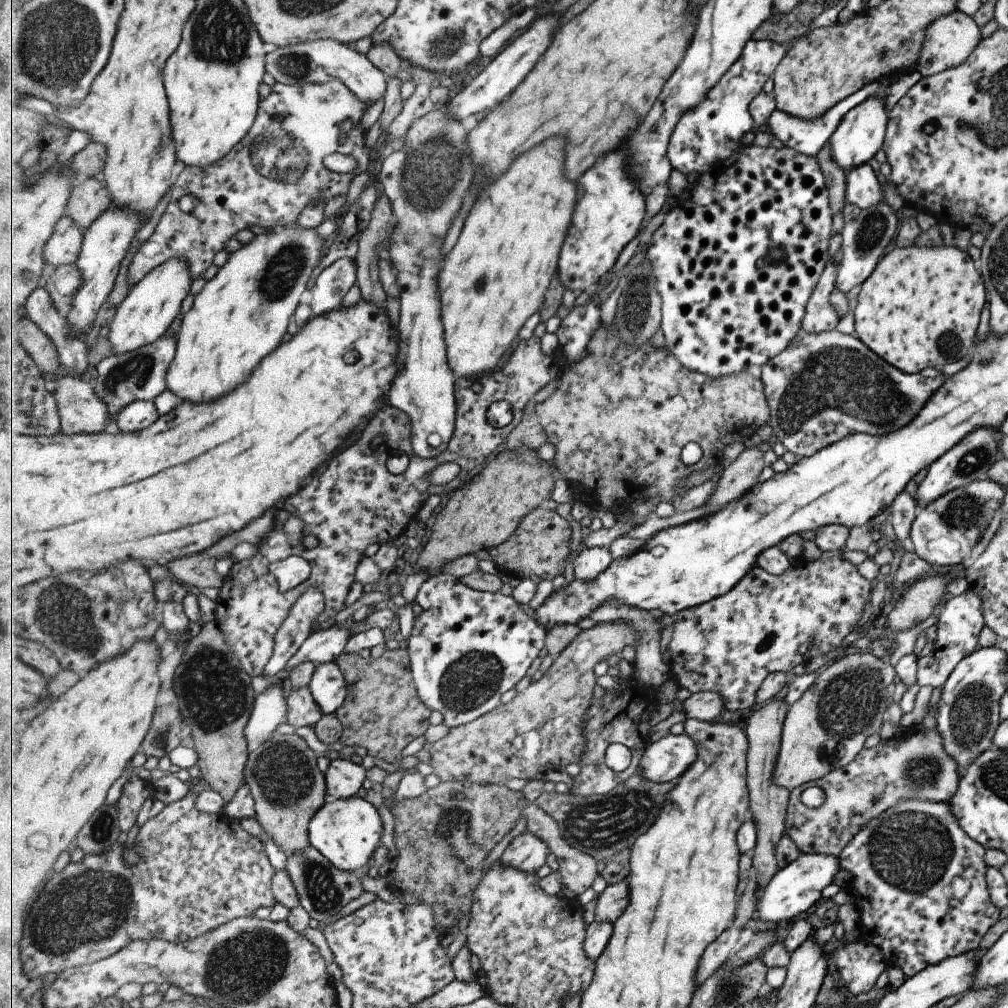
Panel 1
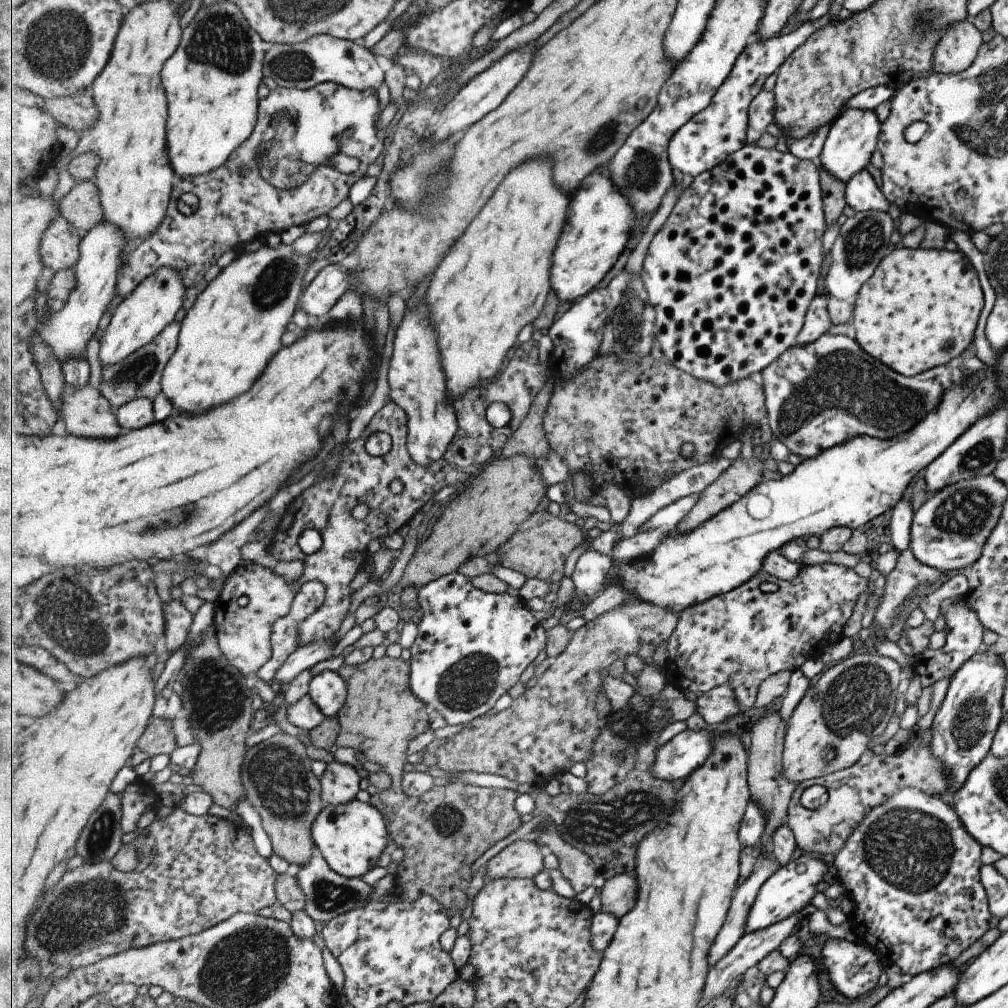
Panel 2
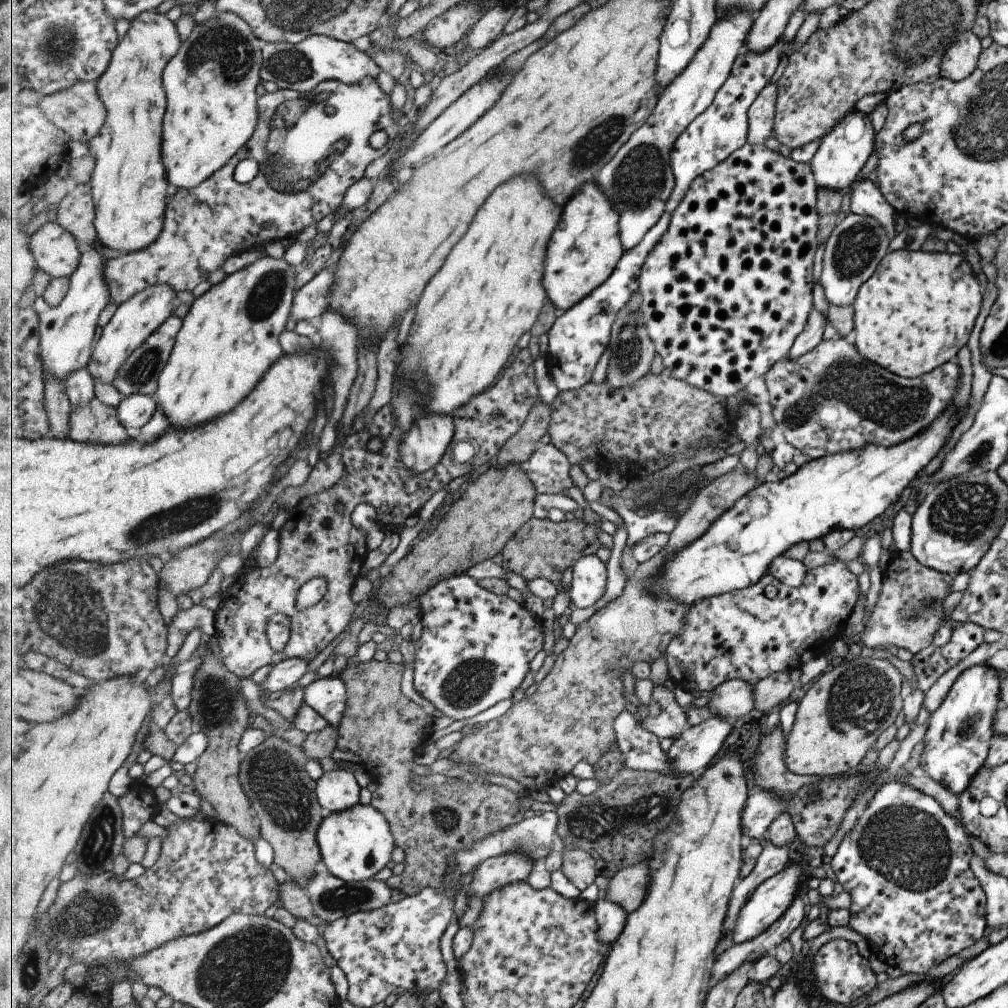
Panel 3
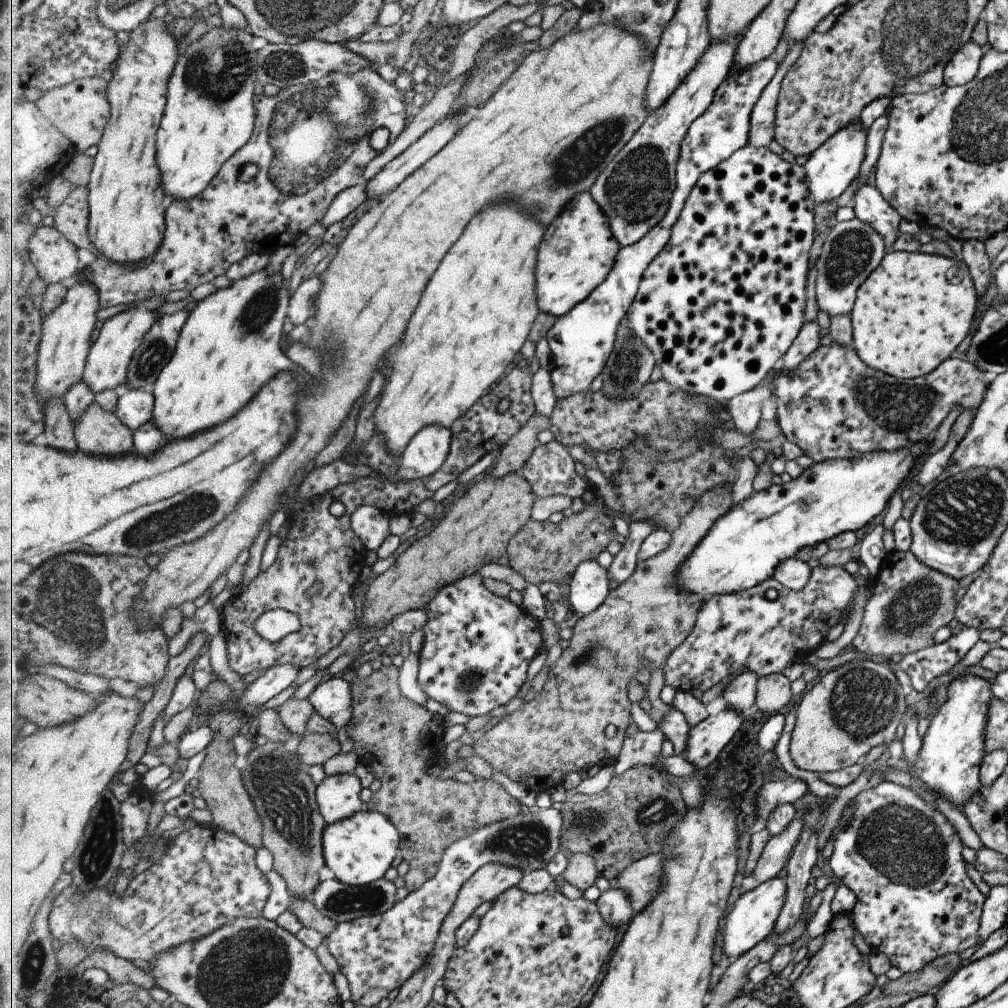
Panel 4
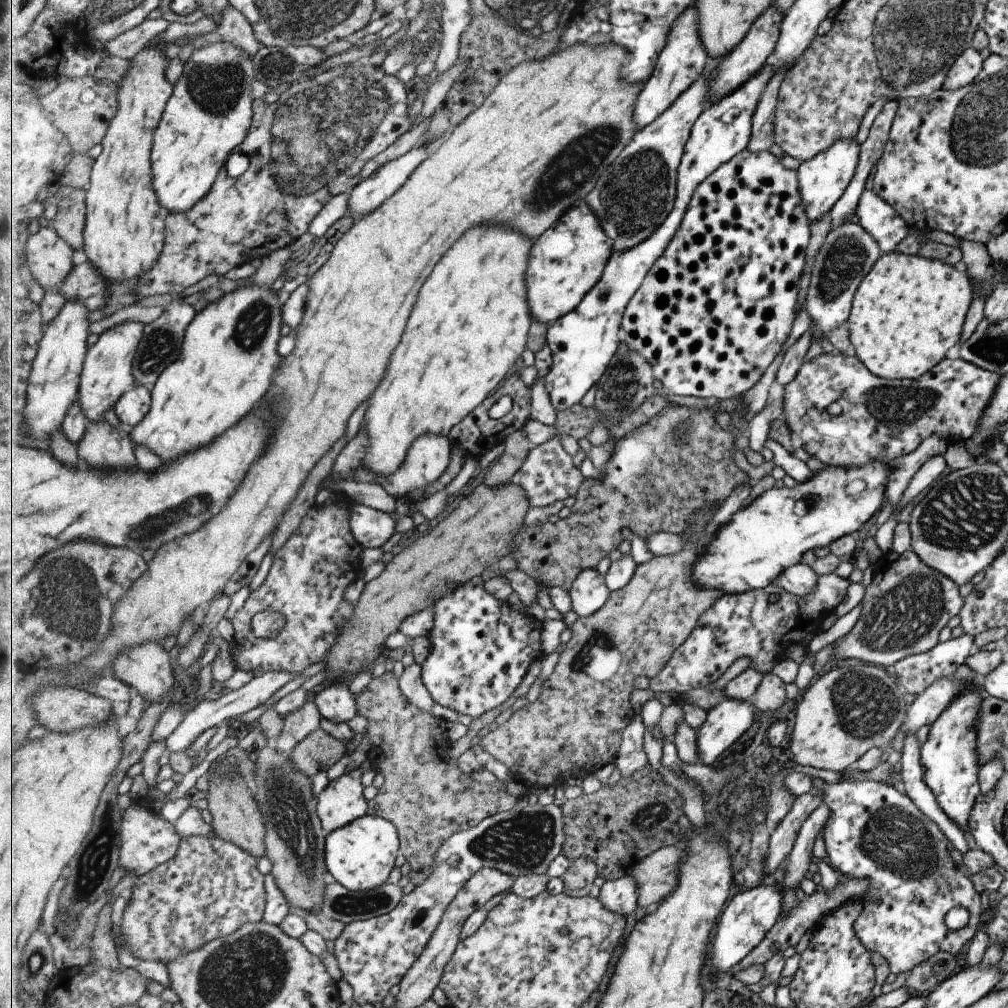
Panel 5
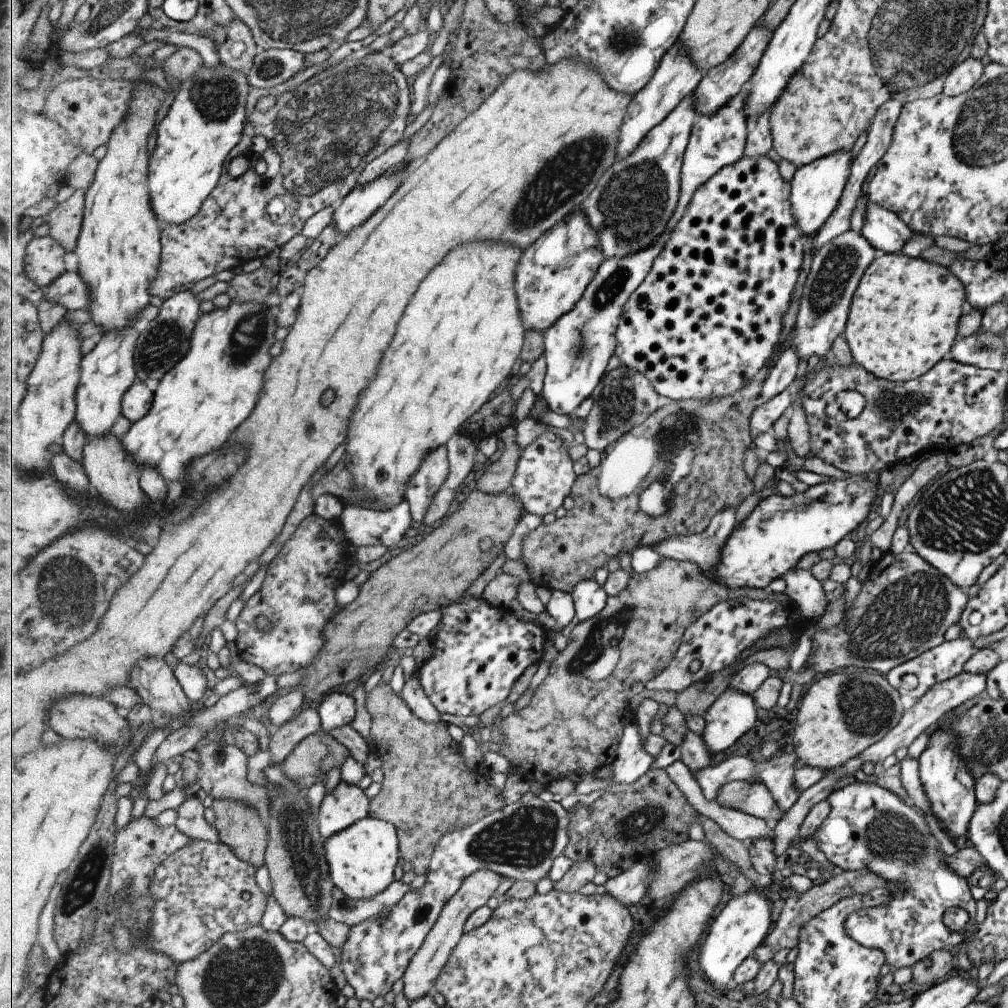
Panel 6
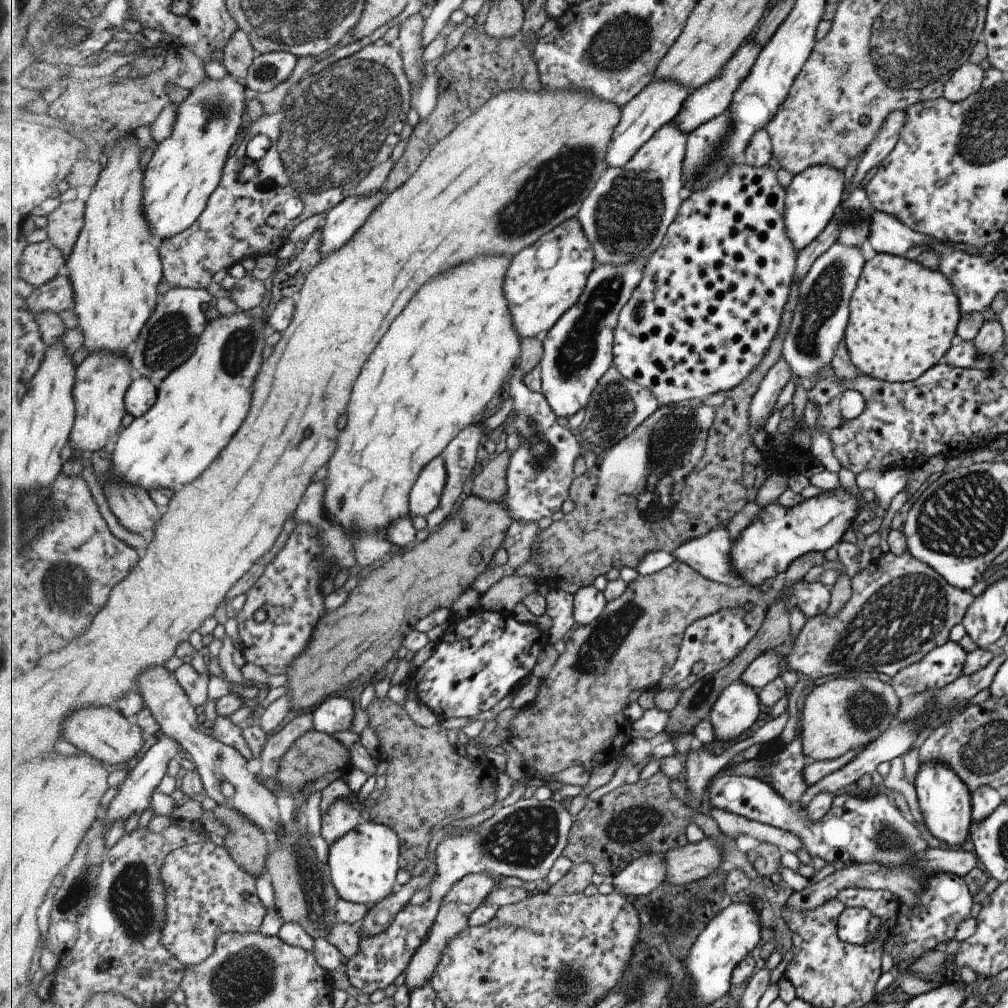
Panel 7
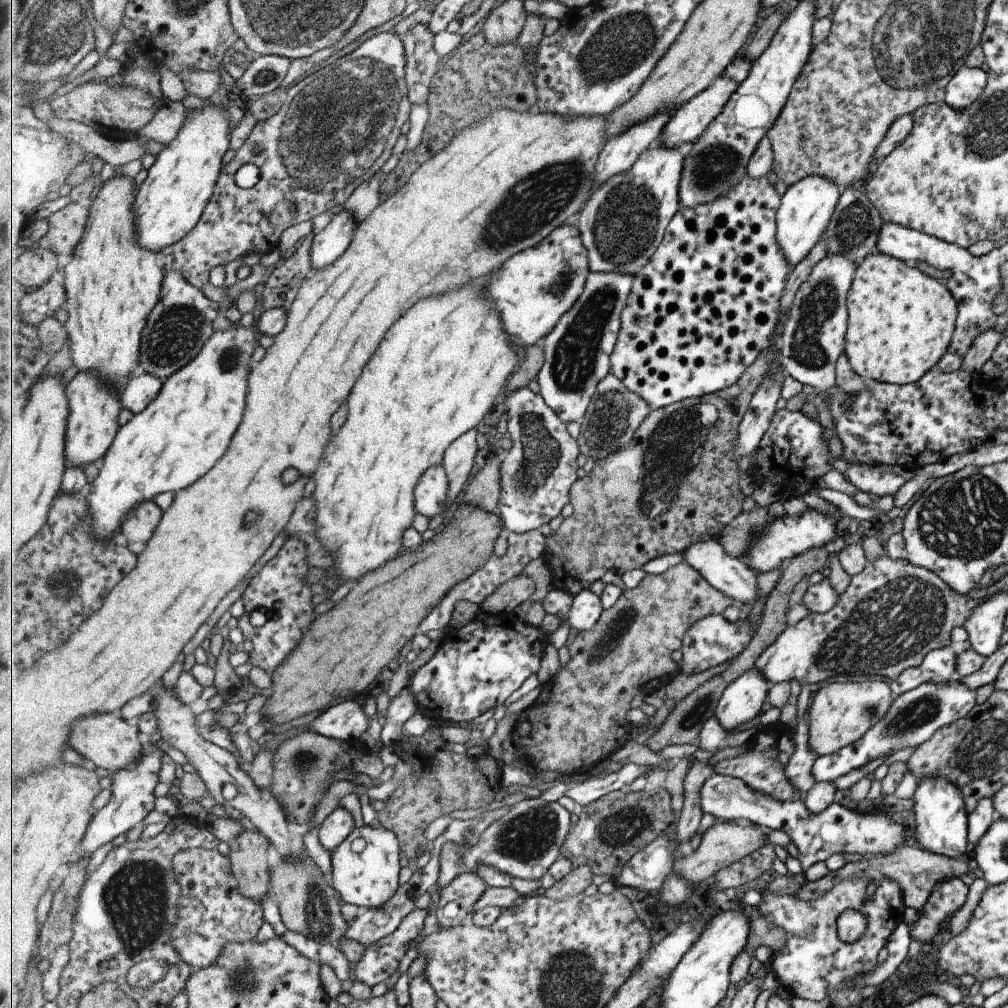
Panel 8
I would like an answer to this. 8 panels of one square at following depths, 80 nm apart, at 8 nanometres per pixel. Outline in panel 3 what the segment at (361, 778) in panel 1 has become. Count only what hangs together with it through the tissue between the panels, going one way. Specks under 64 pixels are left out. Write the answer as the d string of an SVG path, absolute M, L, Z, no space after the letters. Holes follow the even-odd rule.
M349 766L328 771L317 781L316 791L326 813L341 813L359 805L361 786Z

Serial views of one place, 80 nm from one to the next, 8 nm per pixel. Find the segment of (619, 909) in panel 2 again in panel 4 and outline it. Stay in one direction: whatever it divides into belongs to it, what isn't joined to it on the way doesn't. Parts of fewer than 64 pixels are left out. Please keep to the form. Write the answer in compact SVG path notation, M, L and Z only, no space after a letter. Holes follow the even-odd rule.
M653 853L629 866L612 884L615 888L623 888L625 892L629 892L633 908L641 912L659 892L661 874L663 874L663 858Z

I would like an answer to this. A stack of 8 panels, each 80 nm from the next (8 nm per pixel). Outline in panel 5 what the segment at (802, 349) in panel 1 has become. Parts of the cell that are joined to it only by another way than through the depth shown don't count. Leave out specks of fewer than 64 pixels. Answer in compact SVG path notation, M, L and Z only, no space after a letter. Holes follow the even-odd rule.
M821 354L802 364L795 378L784 387L782 417L795 444L809 457L816 458L833 468L861 468L867 462L881 462L887 465L893 459L915 450L932 434L947 440L968 441L975 436L977 422L993 398L993 390L1001 374L982 370L969 362L943 358L932 370L920 378L889 380L874 376L854 355ZM829 400L842 403L843 413L829 416L826 406Z

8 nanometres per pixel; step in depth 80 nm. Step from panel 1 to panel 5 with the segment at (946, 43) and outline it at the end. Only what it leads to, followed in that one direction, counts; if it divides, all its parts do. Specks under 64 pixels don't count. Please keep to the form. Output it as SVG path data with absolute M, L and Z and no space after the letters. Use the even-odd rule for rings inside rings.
M972 47L967 48L965 52L961 52L955 58L953 66L949 68L949 72L945 74L942 89L954 92L971 84L978 76L982 62L983 58L981 58L980 52L973 50Z

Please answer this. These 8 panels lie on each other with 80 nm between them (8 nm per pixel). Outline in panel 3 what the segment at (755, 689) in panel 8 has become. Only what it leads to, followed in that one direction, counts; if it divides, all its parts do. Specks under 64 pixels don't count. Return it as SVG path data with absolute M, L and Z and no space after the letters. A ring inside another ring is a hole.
M715 714L700 725L691 725L667 751L672 768L681 776L705 772L719 754L721 744L732 738L731 730L731 721Z

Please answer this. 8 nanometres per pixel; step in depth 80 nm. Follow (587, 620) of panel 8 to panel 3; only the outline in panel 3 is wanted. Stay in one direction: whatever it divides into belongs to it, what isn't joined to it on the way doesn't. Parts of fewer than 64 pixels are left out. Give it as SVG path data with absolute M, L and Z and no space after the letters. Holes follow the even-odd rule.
M598 553L585 555L573 566L571 602L579 609L589 608L606 593L607 561Z

